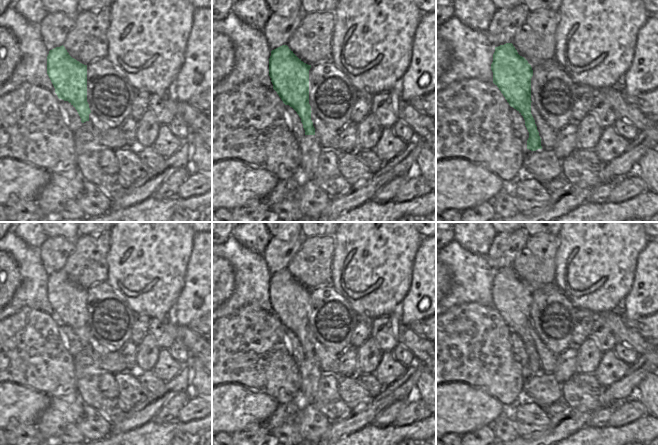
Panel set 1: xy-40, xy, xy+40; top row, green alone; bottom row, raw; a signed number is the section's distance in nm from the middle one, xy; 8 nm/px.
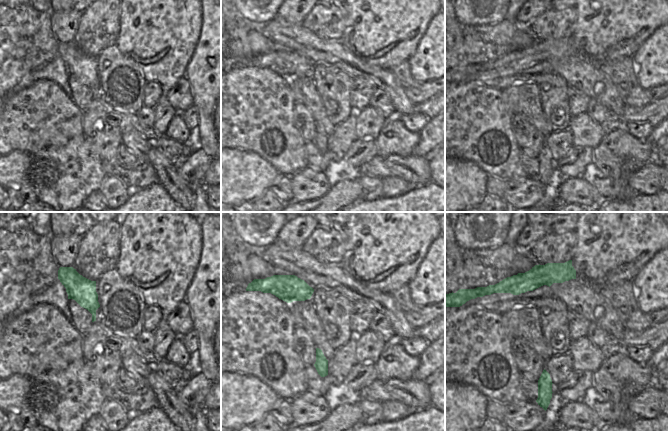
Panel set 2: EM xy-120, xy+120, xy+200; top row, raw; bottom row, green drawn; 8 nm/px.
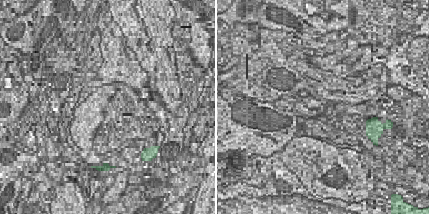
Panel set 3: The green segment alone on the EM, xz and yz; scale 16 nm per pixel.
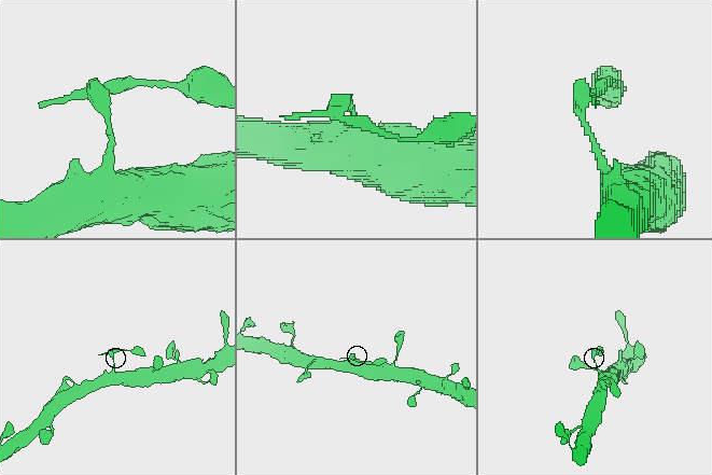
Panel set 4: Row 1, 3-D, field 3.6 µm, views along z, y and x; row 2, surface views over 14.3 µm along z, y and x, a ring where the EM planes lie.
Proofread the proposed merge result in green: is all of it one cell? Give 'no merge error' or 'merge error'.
merge error

